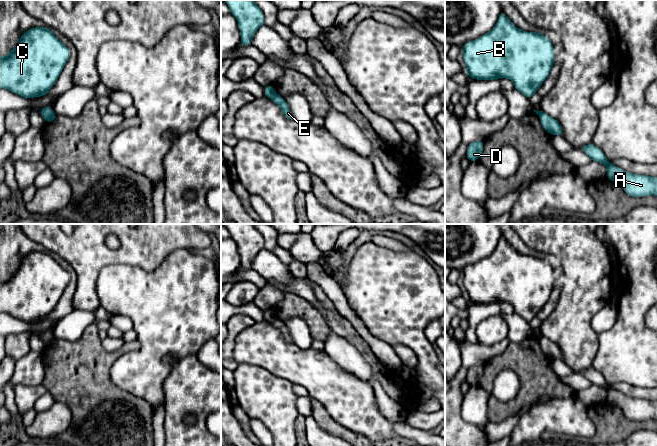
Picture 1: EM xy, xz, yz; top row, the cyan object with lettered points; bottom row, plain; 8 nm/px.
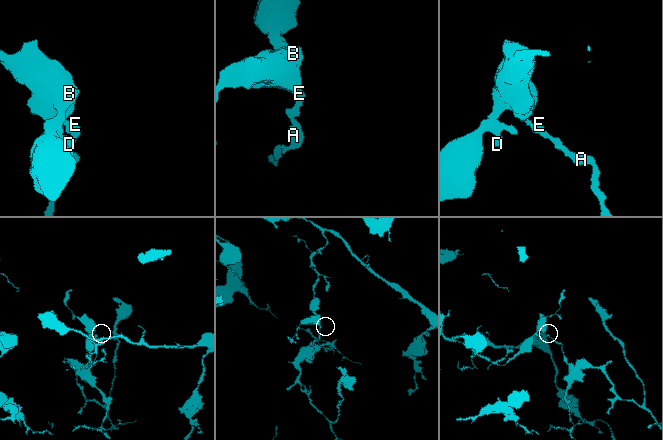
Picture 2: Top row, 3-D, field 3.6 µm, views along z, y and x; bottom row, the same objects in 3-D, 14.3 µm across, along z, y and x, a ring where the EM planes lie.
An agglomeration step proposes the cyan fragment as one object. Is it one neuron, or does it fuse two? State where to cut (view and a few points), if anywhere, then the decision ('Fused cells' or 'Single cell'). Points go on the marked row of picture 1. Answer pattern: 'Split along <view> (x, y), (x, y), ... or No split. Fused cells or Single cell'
Split along xz (277, 94), (271, 98). Fused cells

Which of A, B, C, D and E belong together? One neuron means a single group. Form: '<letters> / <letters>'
A E / B C D

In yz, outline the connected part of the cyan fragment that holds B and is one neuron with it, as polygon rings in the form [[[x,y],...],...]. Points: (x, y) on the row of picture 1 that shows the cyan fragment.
[[[503,11],[490,32],[466,42],[462,50],[469,78],[508,78],[527,99],[537,93],[555,60],[548,37],[520,30]]]

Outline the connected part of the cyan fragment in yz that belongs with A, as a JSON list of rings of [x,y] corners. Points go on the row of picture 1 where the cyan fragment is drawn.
[[[592,142],[582,146],[581,150],[586,153],[592,161],[606,165],[607,178],[619,182],[625,193],[632,197],[657,196],[657,177],[633,174],[614,166],[606,158],[605,154]]]

